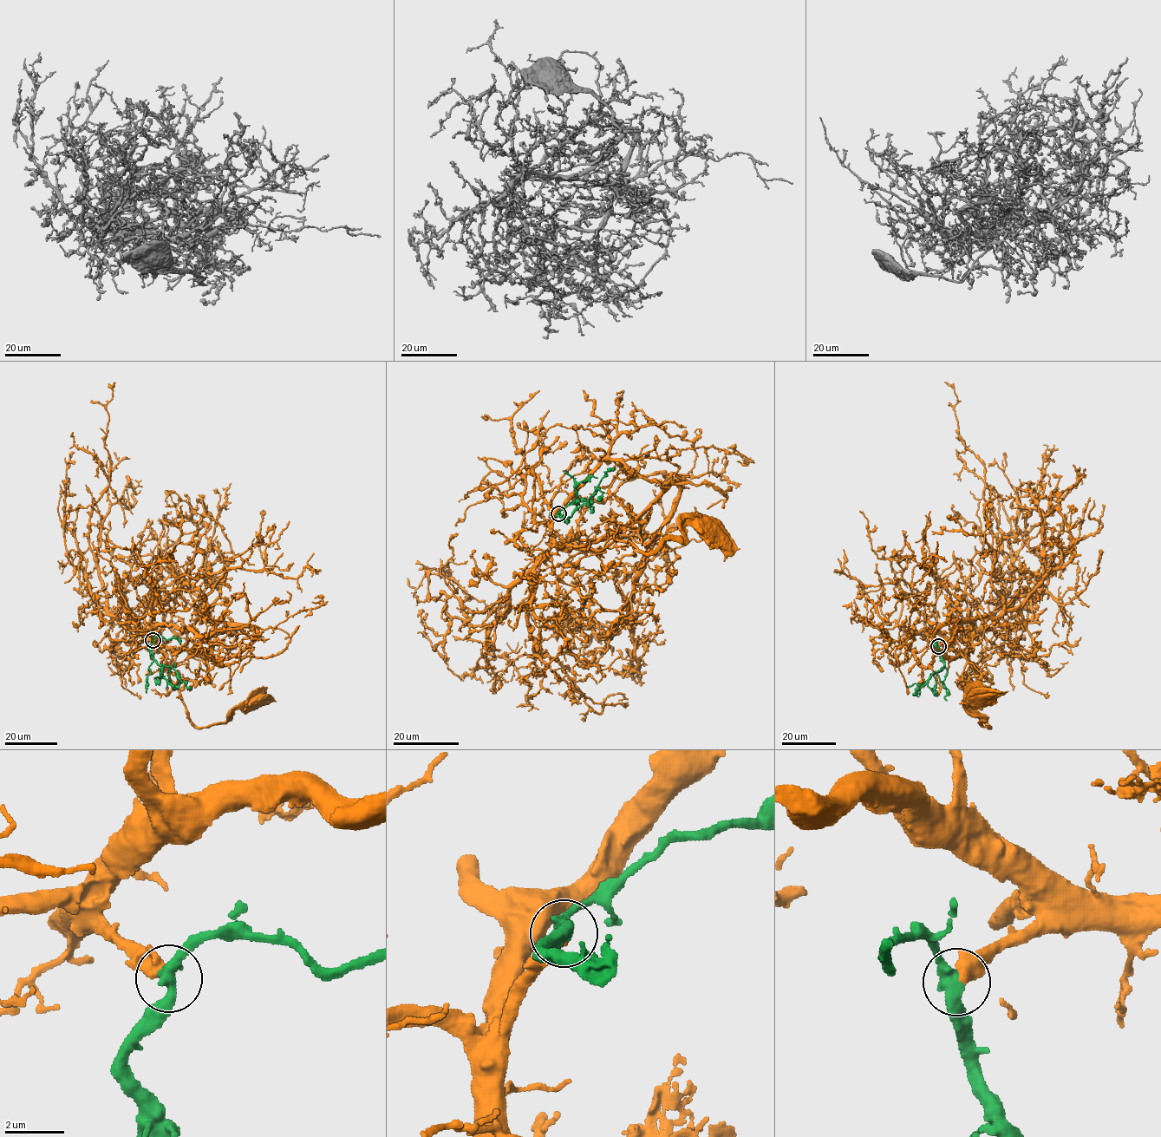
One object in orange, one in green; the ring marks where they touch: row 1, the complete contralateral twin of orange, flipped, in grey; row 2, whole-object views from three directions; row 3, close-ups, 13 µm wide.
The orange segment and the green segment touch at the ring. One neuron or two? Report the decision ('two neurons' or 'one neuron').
one neuron

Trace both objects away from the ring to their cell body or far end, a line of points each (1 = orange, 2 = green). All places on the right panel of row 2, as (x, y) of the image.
1: (938, 646), (965, 641), (976, 681), (975, 715), (989, 727), (973, 708), (980, 695)
2: (938, 646), (943, 667), (935, 671), (914, 694)

